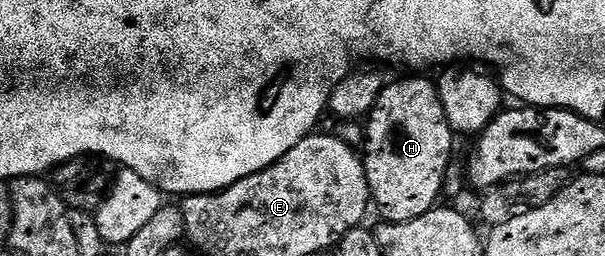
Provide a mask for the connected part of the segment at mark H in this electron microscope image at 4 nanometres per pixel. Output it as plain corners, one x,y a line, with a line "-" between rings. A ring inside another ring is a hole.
403,76
400,82
388,81
384,85
381,96
377,100
377,104
371,109
371,113
365,122
365,137
361,143
361,157
363,159
363,167
365,168
365,176
367,183
371,189
372,203
384,215
382,216
388,222
408,222
409,220
417,220
421,216
425,216
425,212
434,210
437,203
440,201
439,193
442,195
445,190
445,183
447,181
447,172
452,169
453,162
451,162
451,149
455,146
457,141
456,135
453,133
449,120
445,116
445,108
441,104
441,96
439,95
439,87
434,81
431,82
427,76

